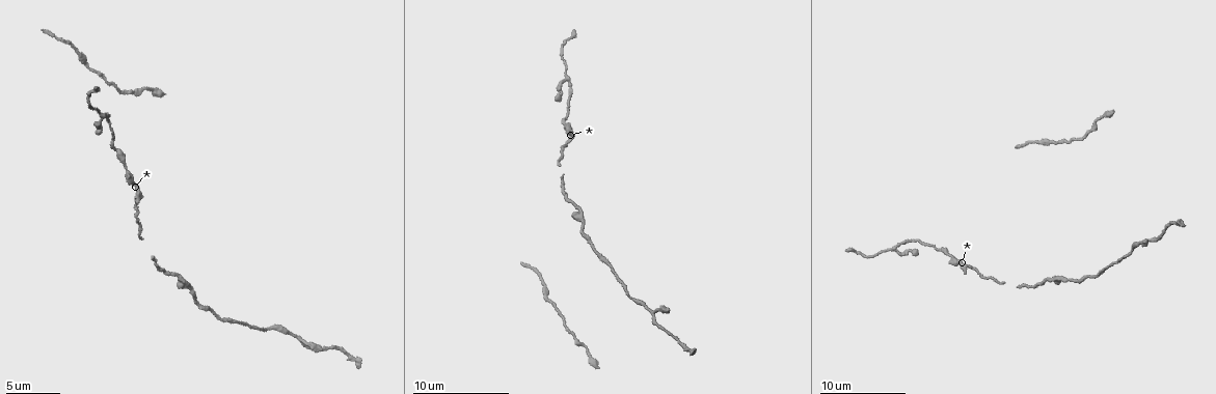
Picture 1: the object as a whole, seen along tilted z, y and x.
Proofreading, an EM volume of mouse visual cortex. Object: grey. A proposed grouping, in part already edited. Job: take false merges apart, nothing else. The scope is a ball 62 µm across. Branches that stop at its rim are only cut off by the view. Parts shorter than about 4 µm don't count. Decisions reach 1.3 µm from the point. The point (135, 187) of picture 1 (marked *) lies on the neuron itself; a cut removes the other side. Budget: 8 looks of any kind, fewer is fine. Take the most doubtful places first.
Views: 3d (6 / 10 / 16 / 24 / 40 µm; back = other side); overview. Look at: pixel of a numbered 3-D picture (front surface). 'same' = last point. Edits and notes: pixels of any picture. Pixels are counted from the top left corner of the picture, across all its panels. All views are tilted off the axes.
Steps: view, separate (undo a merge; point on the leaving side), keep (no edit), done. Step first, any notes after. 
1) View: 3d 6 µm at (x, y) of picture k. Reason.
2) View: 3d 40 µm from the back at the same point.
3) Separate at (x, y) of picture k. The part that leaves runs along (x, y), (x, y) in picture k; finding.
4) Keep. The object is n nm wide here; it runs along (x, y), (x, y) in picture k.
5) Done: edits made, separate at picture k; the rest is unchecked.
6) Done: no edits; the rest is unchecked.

View: 3d 10 µm at (651, 310) of picture 1. Thin neck.

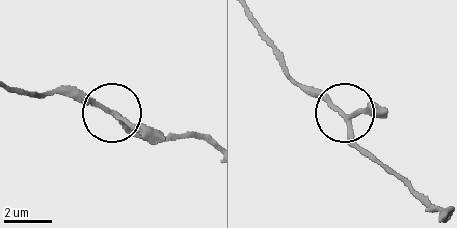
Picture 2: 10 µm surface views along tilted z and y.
Keep. The object is 160 nm wide here; it runs along (246, 13), (289, 76), (344, 116), (353, 145), (367, 159) in picture 2; all the same neuron.

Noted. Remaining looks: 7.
View: 3d 6 µm at (584, 221) of picture 1. Thick turns thin.

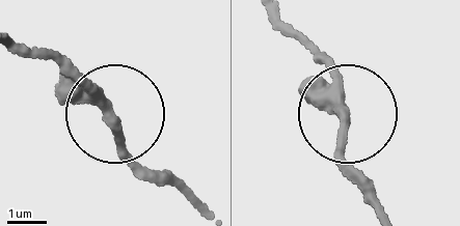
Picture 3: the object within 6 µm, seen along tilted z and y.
Keep. It runs along (274, 21), (316, 59), (324, 90), (345, 112), (341, 175) in picture 3; one neuron here.

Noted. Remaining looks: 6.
View: 3d 10 µm at (118, 150) of picture 1.

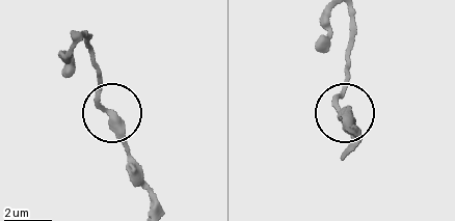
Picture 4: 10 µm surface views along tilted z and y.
Keep. It runs along (148, 188), (103, 104), (89, 54) in picture 4; continuous, no second neuron.

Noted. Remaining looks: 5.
View: 3d 10 µm at (138, 234) of picture 1. Sudden change in width.

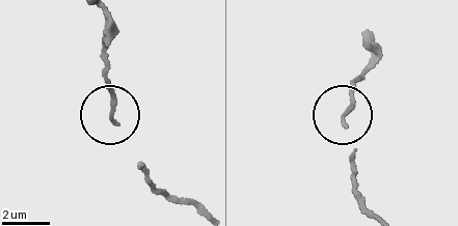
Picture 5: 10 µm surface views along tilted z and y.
Keep. All the same neuron.

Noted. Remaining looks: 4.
Done: no edits; the rest is unchecked.

